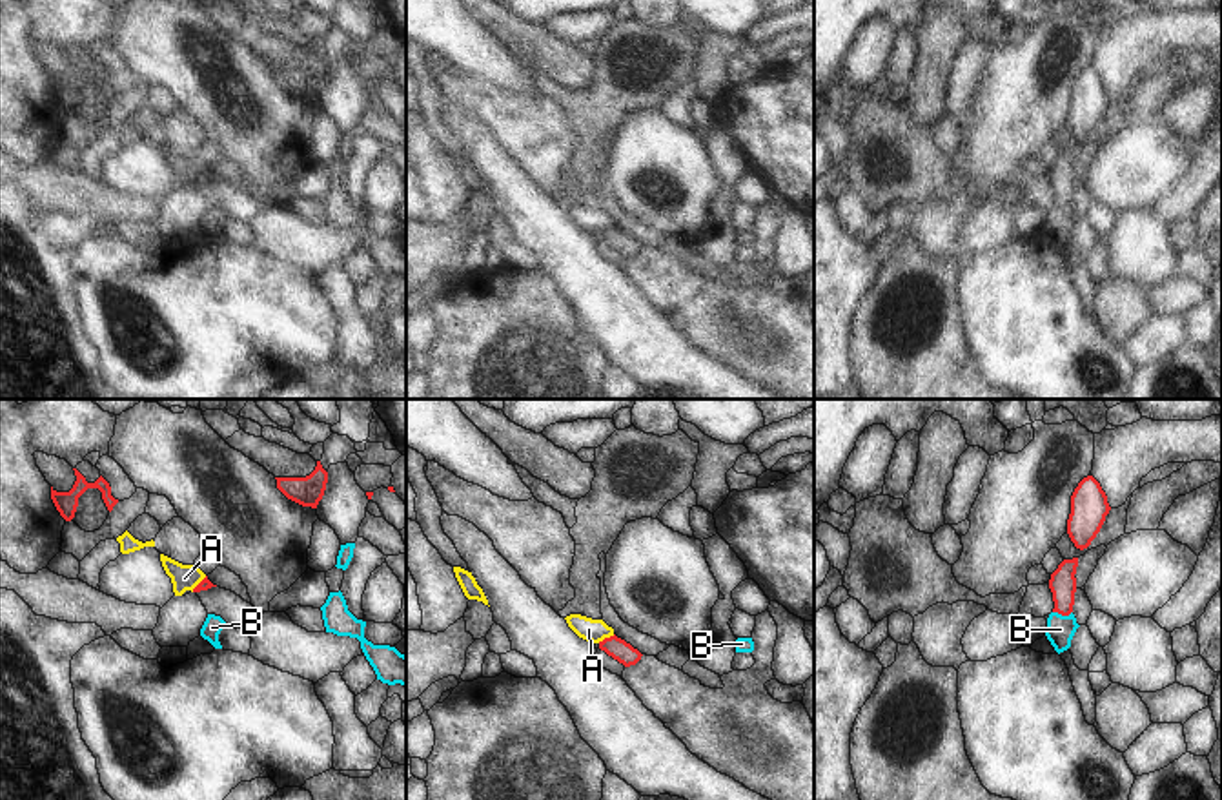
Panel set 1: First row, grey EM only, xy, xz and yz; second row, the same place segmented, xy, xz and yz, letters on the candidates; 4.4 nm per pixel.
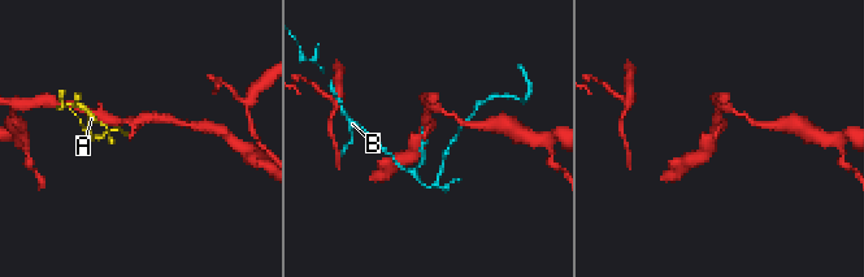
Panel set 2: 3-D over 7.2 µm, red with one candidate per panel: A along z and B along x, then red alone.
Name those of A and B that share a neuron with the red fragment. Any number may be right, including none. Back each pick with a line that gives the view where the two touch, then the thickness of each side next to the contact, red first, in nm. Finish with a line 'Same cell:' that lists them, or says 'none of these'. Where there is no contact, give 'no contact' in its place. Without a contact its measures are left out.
Same cell: none of these

